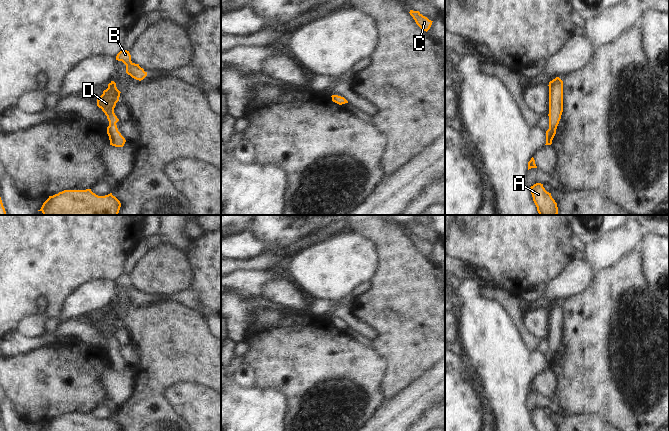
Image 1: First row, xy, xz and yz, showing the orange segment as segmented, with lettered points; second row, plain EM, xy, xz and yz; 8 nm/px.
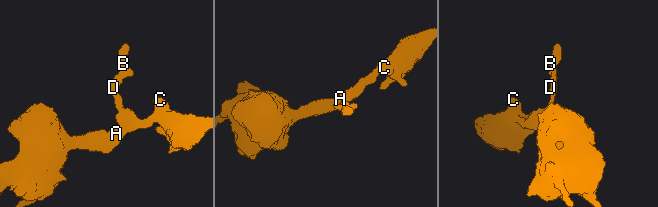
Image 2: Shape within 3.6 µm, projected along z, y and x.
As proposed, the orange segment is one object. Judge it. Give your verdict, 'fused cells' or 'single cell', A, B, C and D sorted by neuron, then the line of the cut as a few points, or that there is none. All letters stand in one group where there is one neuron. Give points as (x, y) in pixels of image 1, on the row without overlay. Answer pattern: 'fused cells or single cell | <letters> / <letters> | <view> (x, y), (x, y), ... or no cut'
single cell | A B C D | no cut

